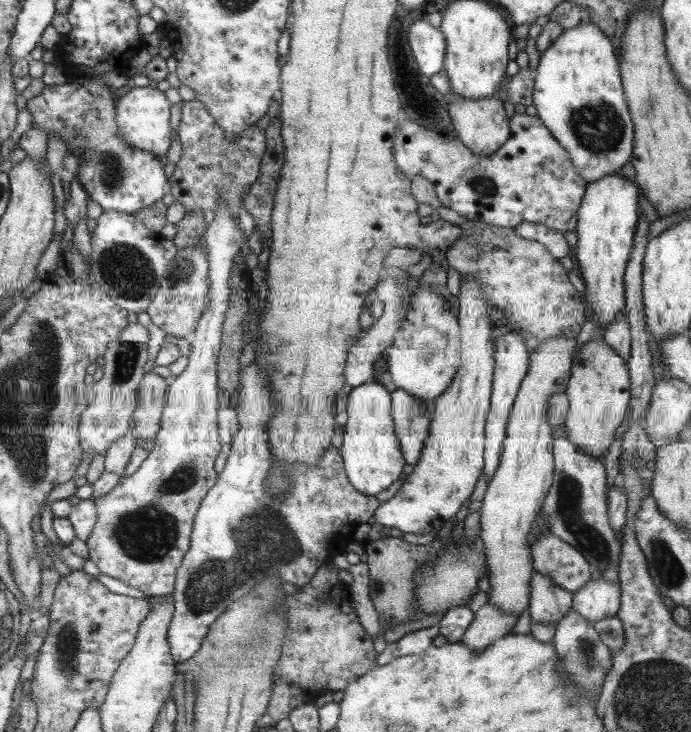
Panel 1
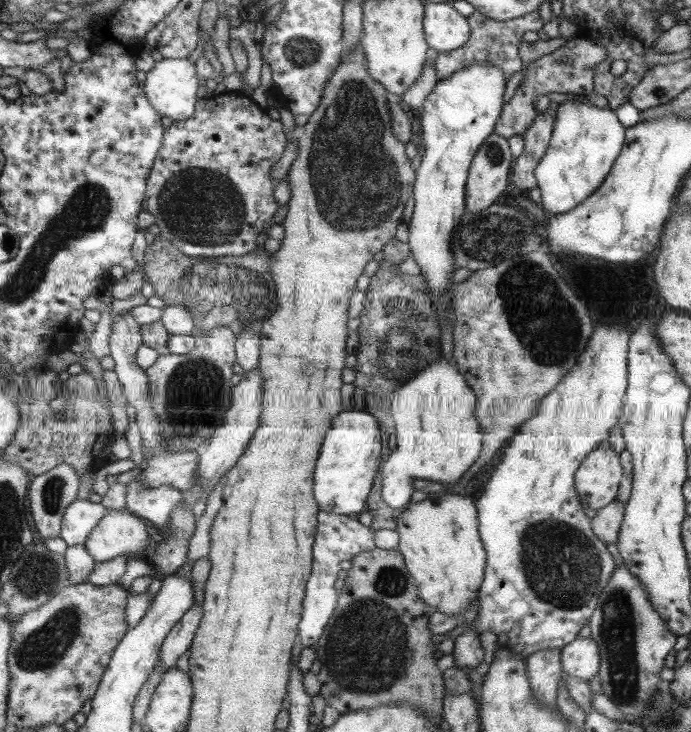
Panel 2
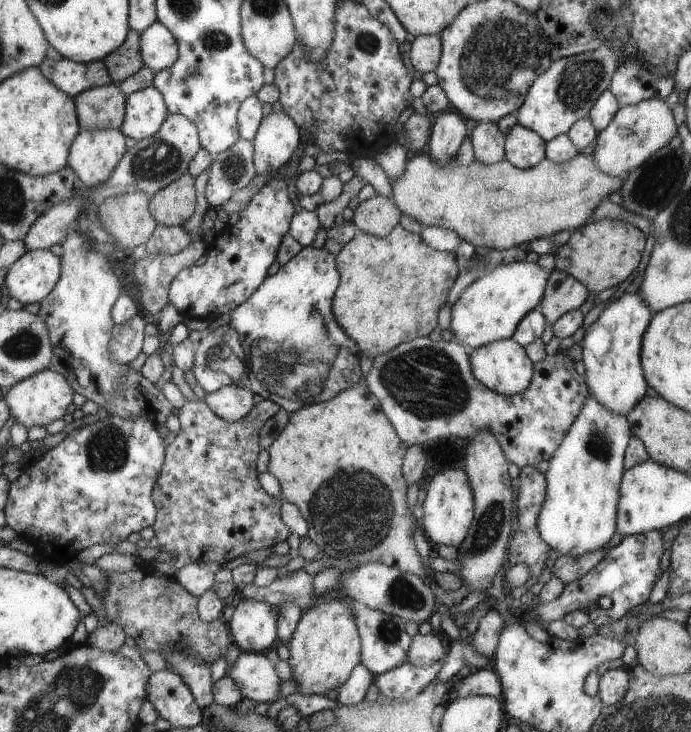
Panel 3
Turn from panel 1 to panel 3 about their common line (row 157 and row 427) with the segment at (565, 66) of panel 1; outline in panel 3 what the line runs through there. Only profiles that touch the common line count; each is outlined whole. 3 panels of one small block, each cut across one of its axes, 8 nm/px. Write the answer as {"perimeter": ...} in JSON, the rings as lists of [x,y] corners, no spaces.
{"perimeter":[[[589,392],[579,418],[572,424],[571,430],[564,436],[563,443],[552,455],[548,471],[545,473],[547,500],[544,500],[544,508],[538,521],[540,536],[550,548],[558,550],[564,556],[578,558],[599,551],[612,540],[619,524],[619,511],[616,506],[620,499],[620,482],[626,471],[623,460],[626,458],[627,447],[633,435],[627,416],[610,412],[605,404],[600,404]]]}

